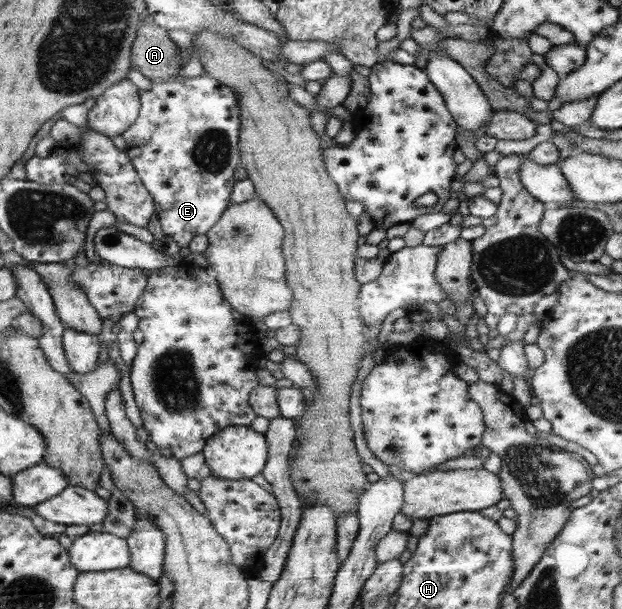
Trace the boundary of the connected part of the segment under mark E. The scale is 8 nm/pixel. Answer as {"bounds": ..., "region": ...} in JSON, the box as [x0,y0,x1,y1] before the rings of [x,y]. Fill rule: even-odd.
{"bounds":[120,73,241,247],"region":[[[206,73],[193,78],[181,78],[176,80],[160,80],[151,81],[151,89],[147,91],[140,90],[140,109],[136,116],[135,122],[120,135],[125,139],[124,153],[129,157],[131,164],[134,166],[135,172],[141,177],[142,183],[153,197],[156,215],[158,216],[161,228],[165,236],[171,237],[179,247],[187,247],[191,240],[200,235],[207,235],[210,230],[221,220],[222,214],[233,203],[231,199],[234,185],[237,183],[235,176],[236,169],[241,165],[241,114],[239,114],[240,106],[238,105],[238,96],[231,90],[230,86],[211,78]]]}

